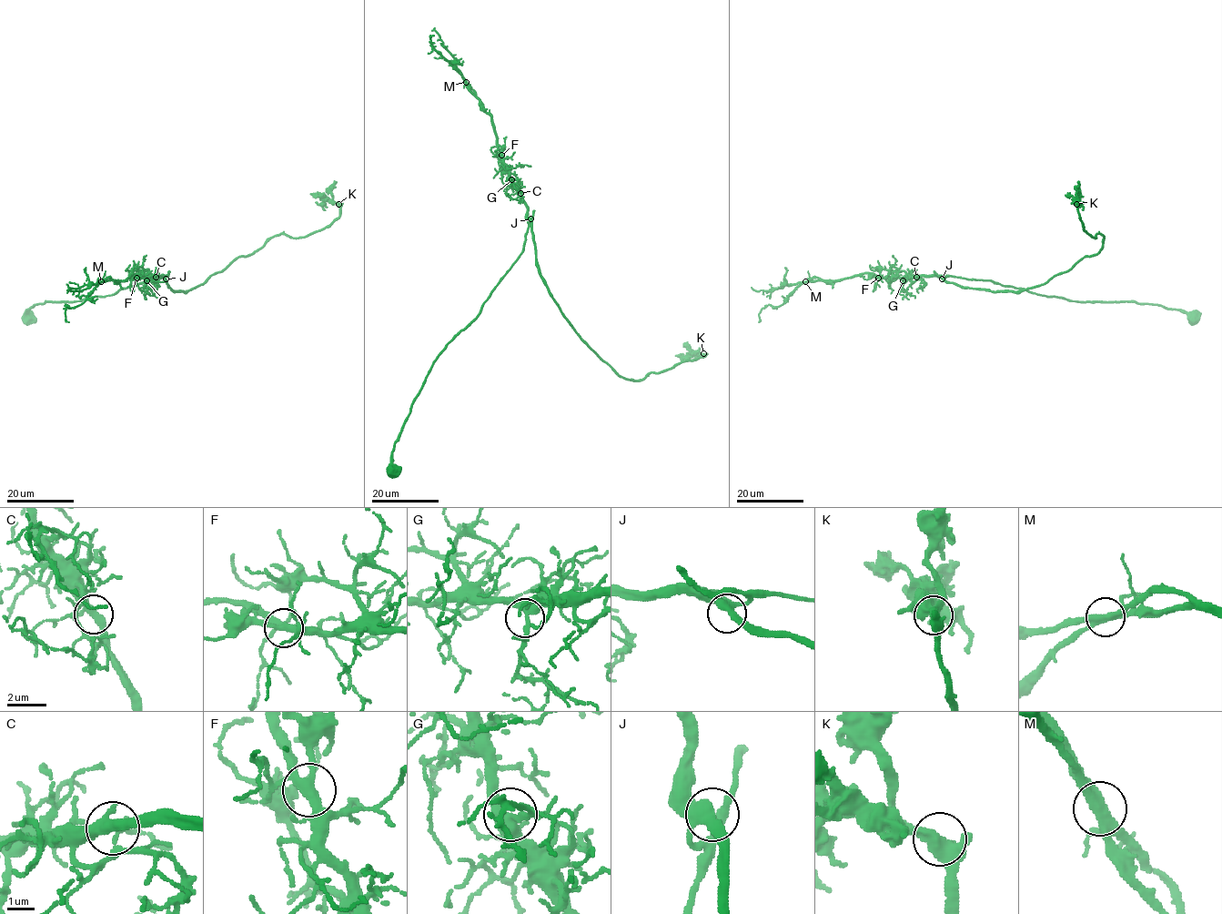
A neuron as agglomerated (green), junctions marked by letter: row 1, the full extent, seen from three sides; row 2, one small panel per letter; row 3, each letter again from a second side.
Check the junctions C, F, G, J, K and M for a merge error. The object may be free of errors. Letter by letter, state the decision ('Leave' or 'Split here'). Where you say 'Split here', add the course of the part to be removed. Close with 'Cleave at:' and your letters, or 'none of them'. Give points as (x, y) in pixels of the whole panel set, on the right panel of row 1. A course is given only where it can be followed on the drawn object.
C: Leave
F: Leave
G: Leave
J: Leave
K: Leave
M: Leave
Cleave at: none of them

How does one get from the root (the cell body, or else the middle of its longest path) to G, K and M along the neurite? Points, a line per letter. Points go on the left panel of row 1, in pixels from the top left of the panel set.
G: (27, 318), (27, 310), (35, 304), (105, 297), (164, 276), (152, 277), (146, 280)
K: (27, 318), (35, 304), (105, 297), (163, 276), (174, 291), (186, 291), (275, 236), (328, 227), (338, 204)
M: (27, 318), (27, 310), (35, 304), (105, 297), (164, 276), (138, 279), (133, 273), (125, 280), (101, 281)

